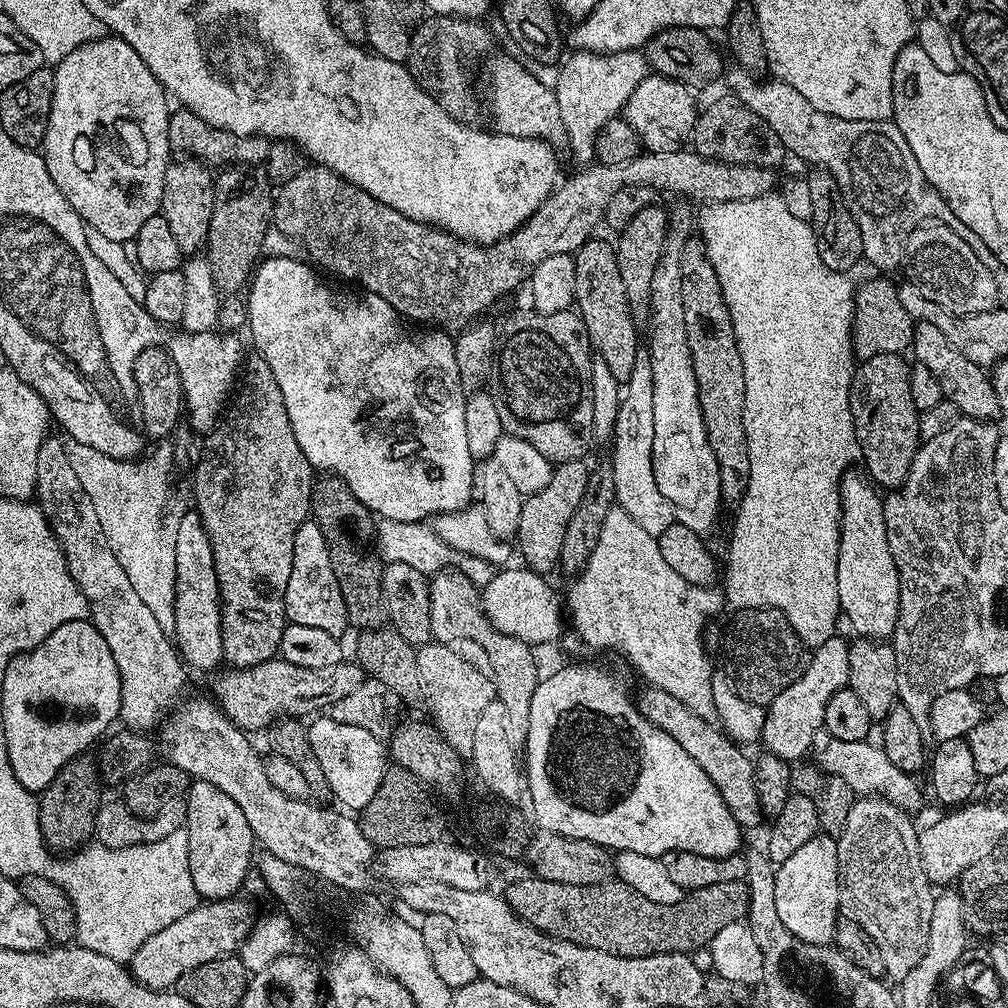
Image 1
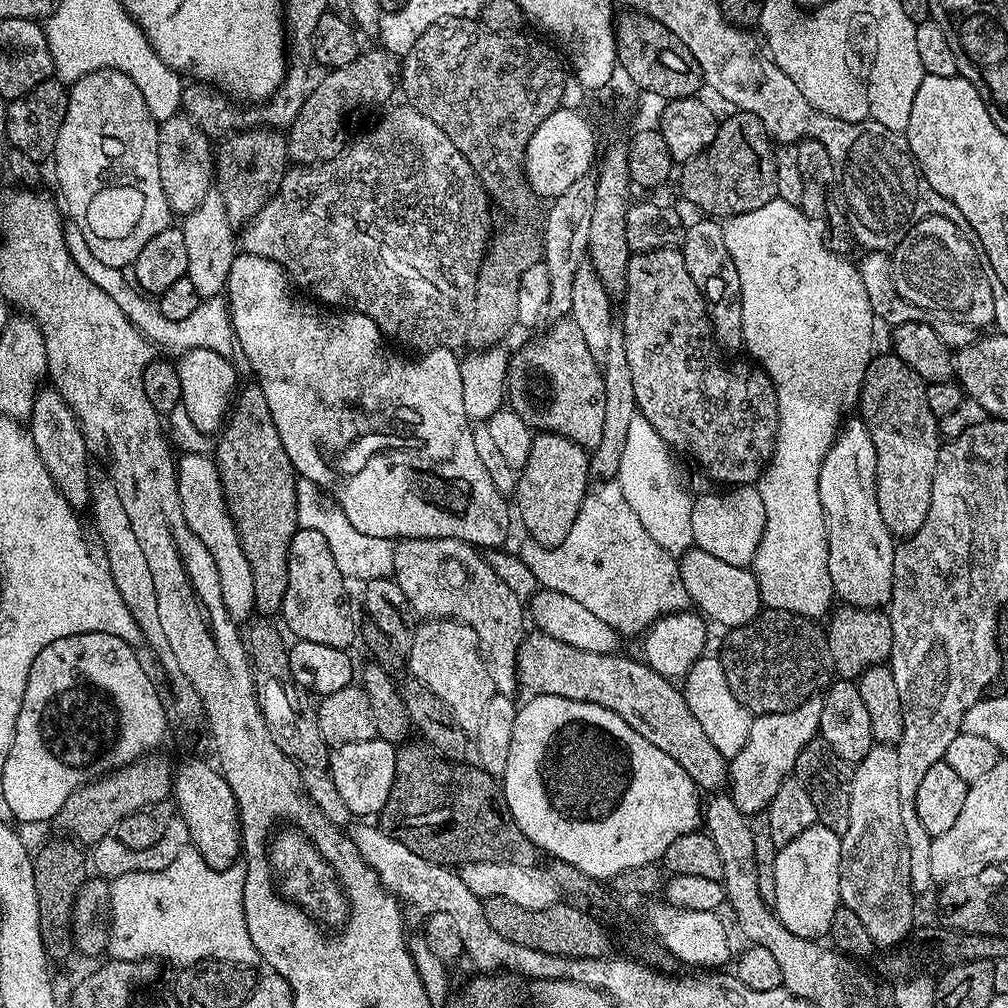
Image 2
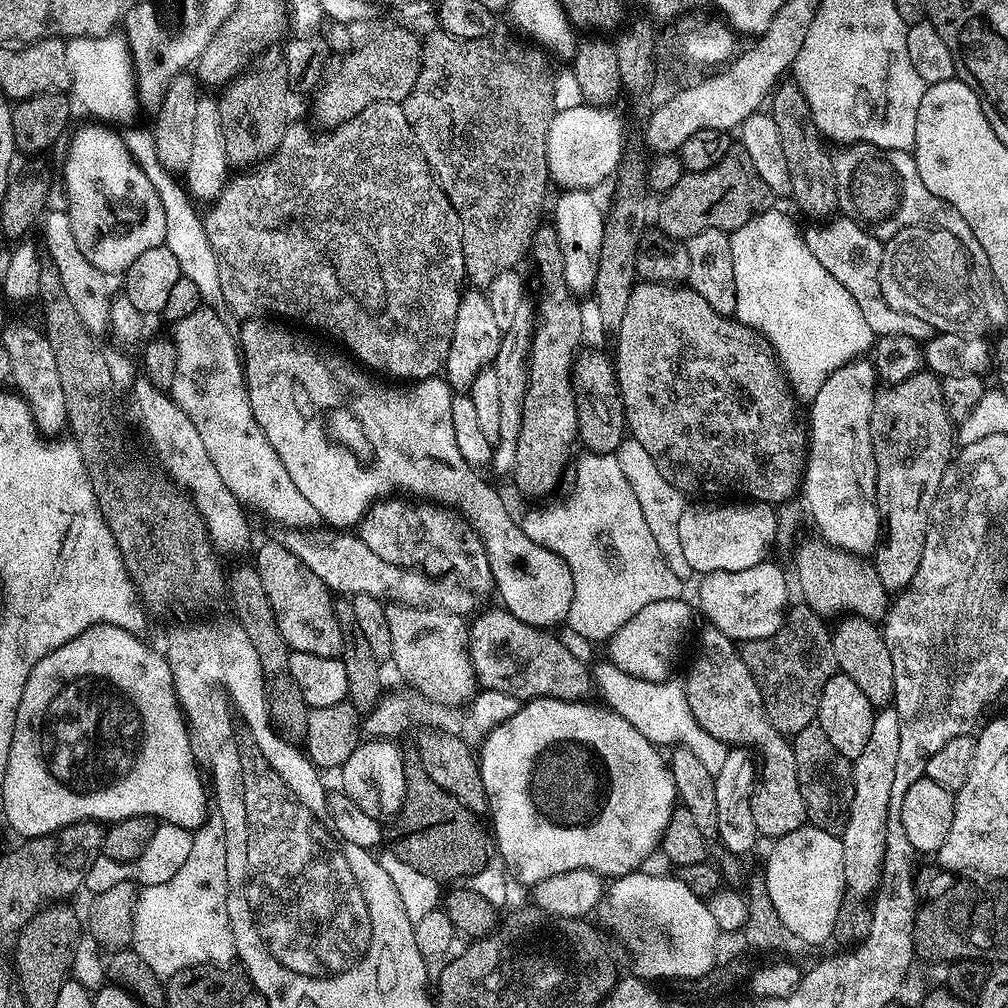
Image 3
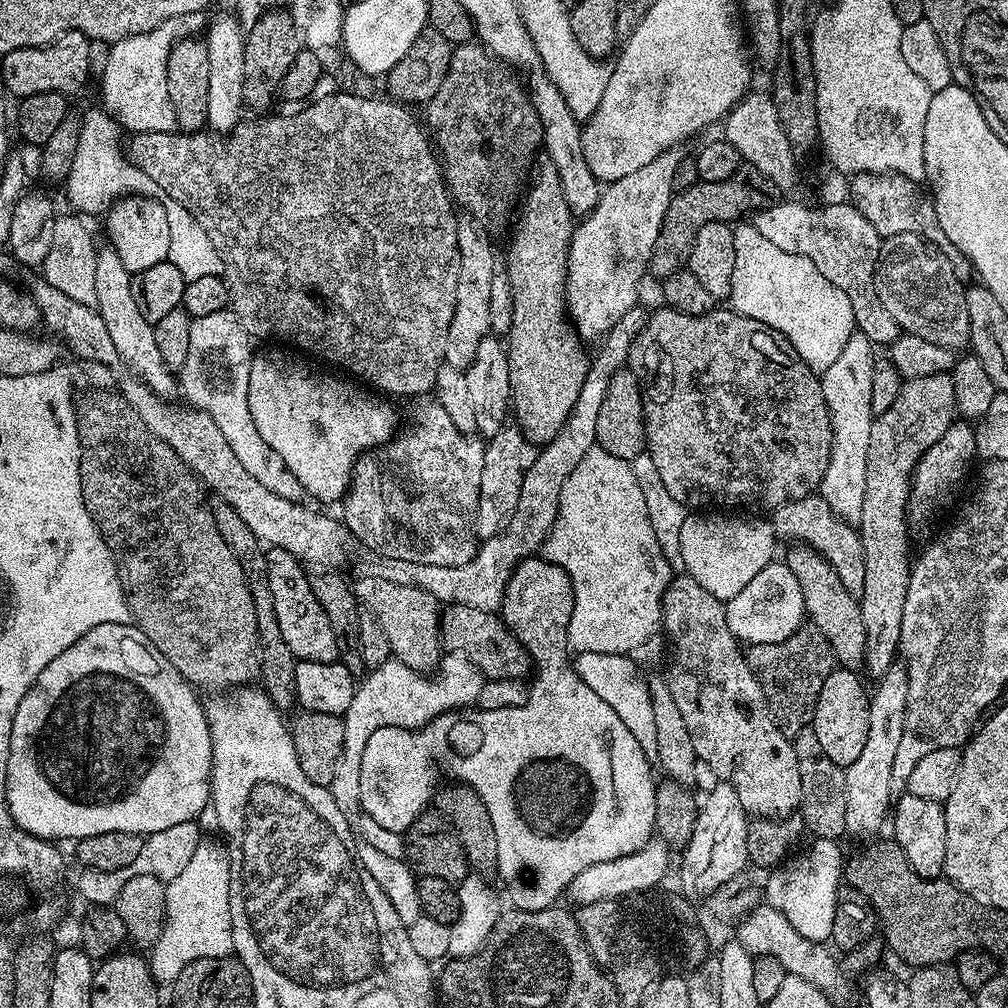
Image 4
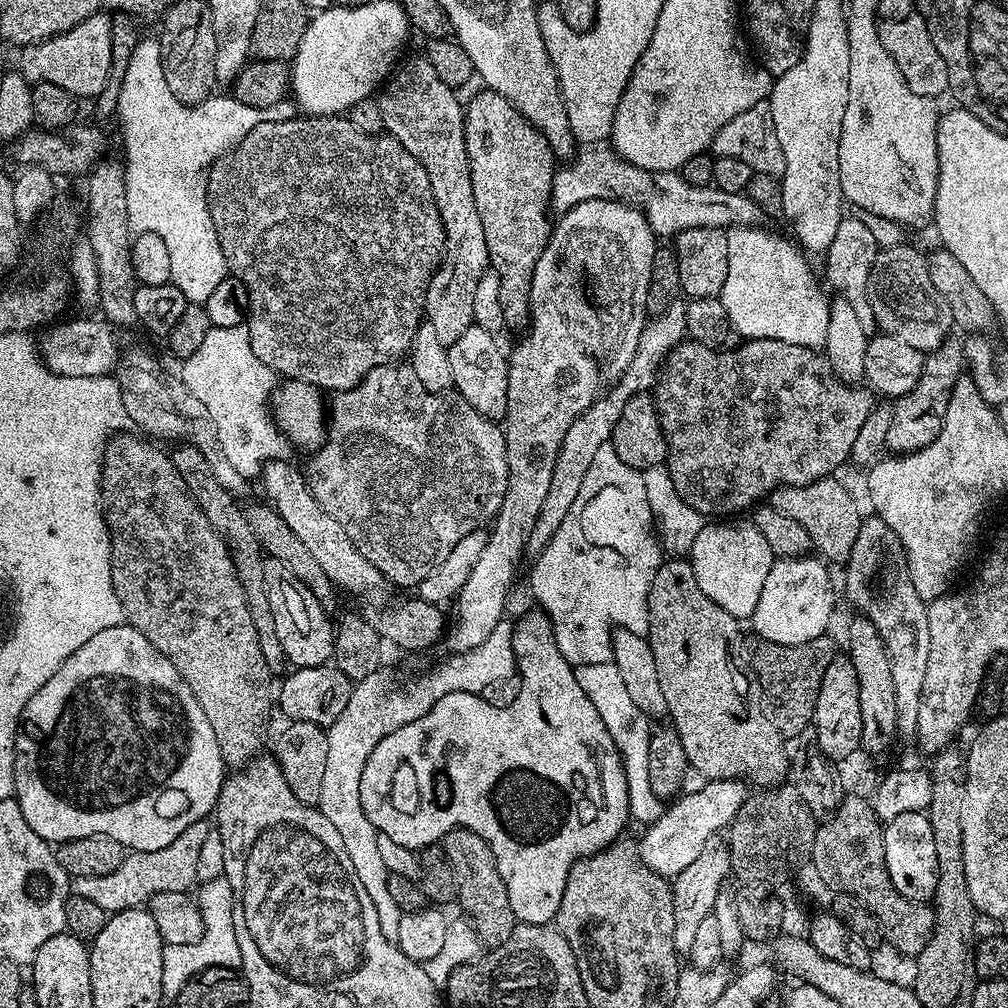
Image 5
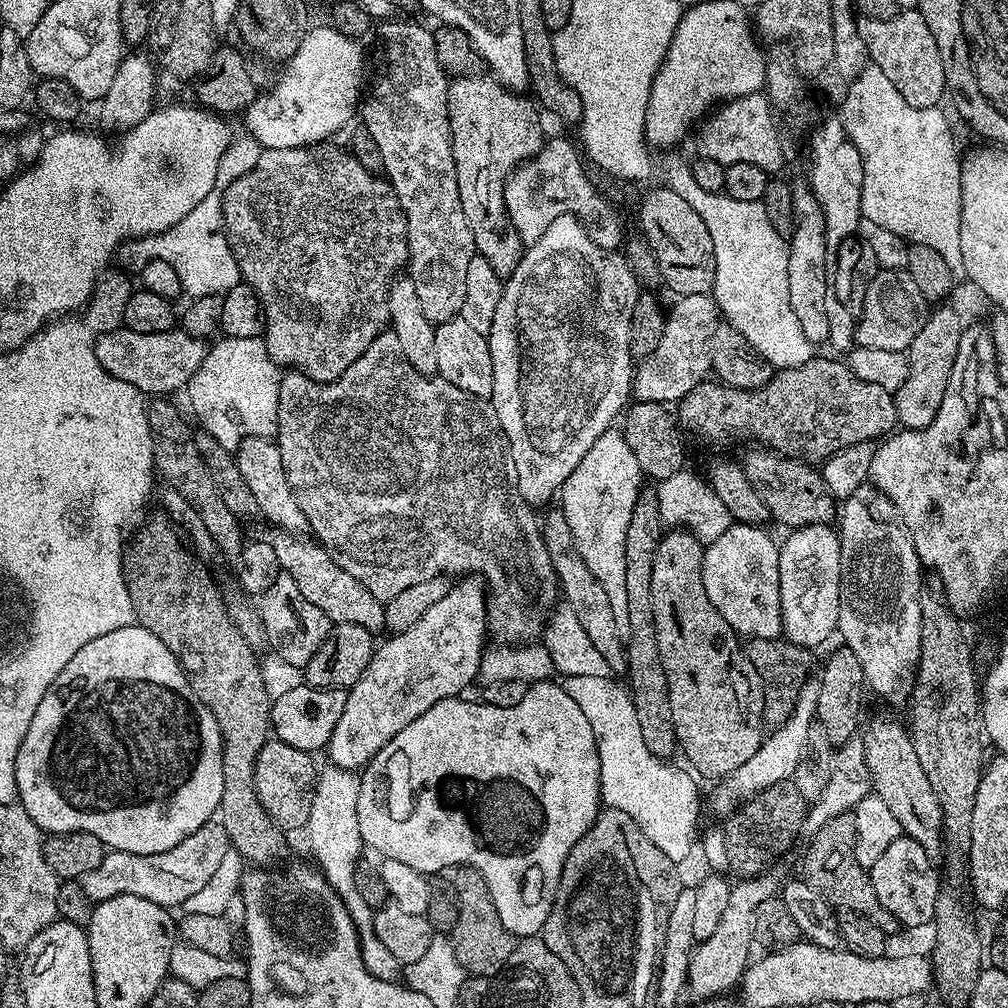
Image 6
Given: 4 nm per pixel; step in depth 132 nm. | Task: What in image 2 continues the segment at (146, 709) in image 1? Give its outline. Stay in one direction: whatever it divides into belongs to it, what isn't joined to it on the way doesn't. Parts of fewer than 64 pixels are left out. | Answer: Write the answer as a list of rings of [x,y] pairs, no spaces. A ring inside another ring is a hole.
[[[44,386],[37,391],[30,417],[30,435],[50,478],[66,498],[66,502],[77,510],[87,509],[90,504],[90,475],[88,464],[90,457],[80,421],[62,398],[62,394],[51,386]]]

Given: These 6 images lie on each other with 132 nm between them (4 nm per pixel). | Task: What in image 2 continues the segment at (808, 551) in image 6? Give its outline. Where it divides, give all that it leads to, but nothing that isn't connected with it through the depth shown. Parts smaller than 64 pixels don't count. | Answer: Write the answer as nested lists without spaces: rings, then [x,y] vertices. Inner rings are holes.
[[[695,546],[689,547],[688,551],[679,557],[678,563],[682,586],[686,586],[689,601],[713,625],[721,624],[721,629],[724,630],[737,628],[749,624],[760,615],[760,587],[756,575],[748,568],[730,566],[730,562],[721,562],[719,558],[714,558],[714,554],[706,554],[706,550]]]

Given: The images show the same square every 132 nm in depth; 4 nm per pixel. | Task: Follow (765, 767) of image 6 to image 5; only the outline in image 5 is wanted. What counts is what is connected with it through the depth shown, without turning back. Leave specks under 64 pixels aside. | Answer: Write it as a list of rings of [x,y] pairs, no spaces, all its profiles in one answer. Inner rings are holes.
[[[708,780],[704,782],[697,792],[685,791],[679,798],[673,799],[667,805],[665,812],[662,813],[652,824],[647,825],[644,837],[639,837],[638,847],[640,850],[640,860],[650,870],[654,870],[659,876],[674,878],[706,850],[708,844],[713,843],[715,832],[723,833],[731,824],[732,819],[738,814],[738,810],[746,799],[743,783],[740,780]]]

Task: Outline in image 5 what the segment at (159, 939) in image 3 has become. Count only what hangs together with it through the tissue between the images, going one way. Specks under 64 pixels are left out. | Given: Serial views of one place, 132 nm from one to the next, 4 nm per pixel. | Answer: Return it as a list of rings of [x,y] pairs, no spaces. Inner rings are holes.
[[[216,886],[209,887],[198,899],[200,913],[204,916],[204,934],[196,944],[169,944],[163,950],[162,994],[165,997],[176,995],[198,972],[223,967],[229,970],[239,967],[241,951],[238,950],[237,936],[234,934],[232,898],[227,891],[219,892]]]

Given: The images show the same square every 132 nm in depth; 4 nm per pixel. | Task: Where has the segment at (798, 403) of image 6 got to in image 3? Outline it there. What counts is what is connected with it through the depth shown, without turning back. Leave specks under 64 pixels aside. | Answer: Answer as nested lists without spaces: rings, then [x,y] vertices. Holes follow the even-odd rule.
[[[637,282],[630,294],[629,306],[616,339],[614,367],[618,391],[624,403],[627,431],[631,439],[642,442],[642,446],[649,451],[650,458],[654,458],[658,470],[662,470],[662,478],[666,478],[670,486],[685,494],[709,492],[712,495],[709,497],[712,498],[723,497],[720,496],[723,492],[741,492],[744,495],[741,497],[749,501],[773,506],[781,506],[780,504],[786,503],[795,492],[797,495],[801,491],[805,472],[806,428],[803,423],[800,425],[800,420],[796,417],[797,401],[784,369],[776,359],[776,351],[761,332],[756,332],[735,318],[718,315],[714,306],[710,306],[710,302],[706,302],[706,298],[702,298],[702,294],[698,294],[690,286],[681,286],[676,282]]]

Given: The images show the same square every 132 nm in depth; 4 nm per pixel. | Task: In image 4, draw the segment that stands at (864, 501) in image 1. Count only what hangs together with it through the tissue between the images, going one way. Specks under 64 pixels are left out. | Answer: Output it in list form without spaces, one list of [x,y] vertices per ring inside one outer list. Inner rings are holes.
[[[853,333],[833,365],[821,373],[820,385],[831,412],[832,450],[826,474],[818,492],[823,500],[844,520],[859,521],[863,495],[866,492],[866,454],[869,452],[870,426],[875,416],[871,403],[873,366],[876,361],[873,344],[865,335]]]

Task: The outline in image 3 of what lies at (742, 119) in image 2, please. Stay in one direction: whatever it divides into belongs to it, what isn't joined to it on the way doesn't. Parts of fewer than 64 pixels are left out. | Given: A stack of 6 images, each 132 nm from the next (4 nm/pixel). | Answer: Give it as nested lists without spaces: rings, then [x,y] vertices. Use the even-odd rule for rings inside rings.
[[[734,146],[725,154],[722,162],[710,166],[710,170],[684,172],[681,180],[672,189],[663,193],[658,223],[668,231],[667,235],[677,242],[687,242],[694,234],[711,228],[731,234],[737,228],[746,226],[746,222],[769,211],[773,207],[772,200],[774,201],[774,194],[770,190],[770,186],[766,186],[766,182],[762,182],[762,174],[758,174],[758,170],[754,166],[754,158],[750,158],[747,148]]]

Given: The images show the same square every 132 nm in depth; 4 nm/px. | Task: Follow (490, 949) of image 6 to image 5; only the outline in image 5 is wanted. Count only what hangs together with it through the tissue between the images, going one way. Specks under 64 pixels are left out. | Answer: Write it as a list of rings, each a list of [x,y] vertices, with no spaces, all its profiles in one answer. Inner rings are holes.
[[[455,828],[444,835],[442,855],[452,871],[456,900],[464,907],[463,915],[470,921],[481,945],[493,949],[506,942],[518,921],[514,910],[510,910],[506,882],[502,882],[502,874],[498,874],[496,859],[488,843],[468,828]]]

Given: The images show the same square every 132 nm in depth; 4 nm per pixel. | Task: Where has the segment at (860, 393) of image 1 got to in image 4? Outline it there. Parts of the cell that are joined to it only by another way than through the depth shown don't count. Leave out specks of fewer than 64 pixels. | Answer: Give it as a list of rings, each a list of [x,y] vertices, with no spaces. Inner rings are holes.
[[[949,373],[931,374],[929,377],[914,377],[905,379],[904,384],[900,388],[898,398],[894,398],[894,406],[890,406],[890,410],[886,410],[881,416],[875,417],[870,426],[870,444],[869,452],[866,454],[866,492],[863,495],[862,514],[858,521],[858,531],[860,533],[860,541],[862,542],[862,554],[866,558],[866,582],[864,590],[859,597],[860,609],[862,610],[862,626],[866,626],[866,650],[864,651],[863,671],[868,671],[873,678],[879,678],[886,674],[886,670],[890,670],[892,664],[897,663],[898,649],[900,647],[900,635],[902,634],[902,606],[906,606],[906,590],[908,589],[908,577],[910,575],[910,558],[908,560],[908,520],[910,521],[910,501],[912,498],[912,475],[916,473],[916,467],[921,458],[926,454],[926,450],[930,450],[930,446],[934,446],[934,442],[938,442],[938,438],[942,438],[942,434],[946,434],[946,430],[957,419],[956,403],[954,402],[954,382]]]

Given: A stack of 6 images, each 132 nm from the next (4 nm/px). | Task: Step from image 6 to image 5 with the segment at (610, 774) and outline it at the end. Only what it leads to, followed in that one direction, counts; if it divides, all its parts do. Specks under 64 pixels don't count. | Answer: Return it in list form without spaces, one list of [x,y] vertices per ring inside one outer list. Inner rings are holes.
[[[590,662],[575,665],[578,686],[594,702],[594,710],[598,710],[598,718],[606,722],[606,730],[610,730],[610,738],[614,738],[616,749],[620,752],[620,760],[624,763],[626,786],[628,787],[628,810],[633,821],[641,820],[644,826],[652,824],[658,815],[659,798],[650,790],[650,770],[646,753],[650,750],[649,717],[634,706],[634,698],[626,691],[626,686],[618,671],[618,666],[612,662]]]

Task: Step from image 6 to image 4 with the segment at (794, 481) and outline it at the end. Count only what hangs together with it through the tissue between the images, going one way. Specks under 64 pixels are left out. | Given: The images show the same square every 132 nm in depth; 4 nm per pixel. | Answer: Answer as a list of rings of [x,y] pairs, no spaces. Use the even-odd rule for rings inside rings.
[[[813,494],[801,500],[791,500],[785,504],[779,504],[778,507],[771,509],[770,523],[781,541],[809,544],[814,550],[818,550],[818,554],[822,554],[822,558],[826,558],[826,562],[830,562],[830,566],[834,566],[834,574],[838,574],[838,578],[842,578],[842,586],[846,586],[846,590],[850,590],[854,594],[863,593],[866,582],[866,558],[862,554],[860,533],[849,521],[834,514],[834,510],[830,510],[830,506],[821,495]]]

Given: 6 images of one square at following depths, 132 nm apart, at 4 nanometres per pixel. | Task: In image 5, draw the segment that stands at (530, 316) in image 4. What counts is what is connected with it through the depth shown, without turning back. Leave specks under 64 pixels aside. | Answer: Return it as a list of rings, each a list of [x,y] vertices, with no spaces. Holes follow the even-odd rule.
[[[480,90],[480,93],[472,101],[467,101],[466,111],[464,113],[464,141],[466,142],[466,150],[468,151],[468,161],[470,162],[470,182],[474,186],[474,206],[478,206],[478,218],[482,218],[482,234],[486,234],[488,262],[491,271],[496,272],[500,279],[498,282],[498,302],[502,302],[504,326],[508,330],[520,327],[520,329],[523,329],[529,323],[528,303],[530,302],[532,271],[542,254],[542,250],[548,244],[548,238],[551,236],[553,230],[550,220],[548,224],[547,212],[550,212],[550,205],[552,203],[552,177],[556,175],[558,160],[557,157],[552,155],[552,147],[548,145],[548,139],[513,104],[506,102],[506,98],[502,98],[502,94],[491,90]]]

